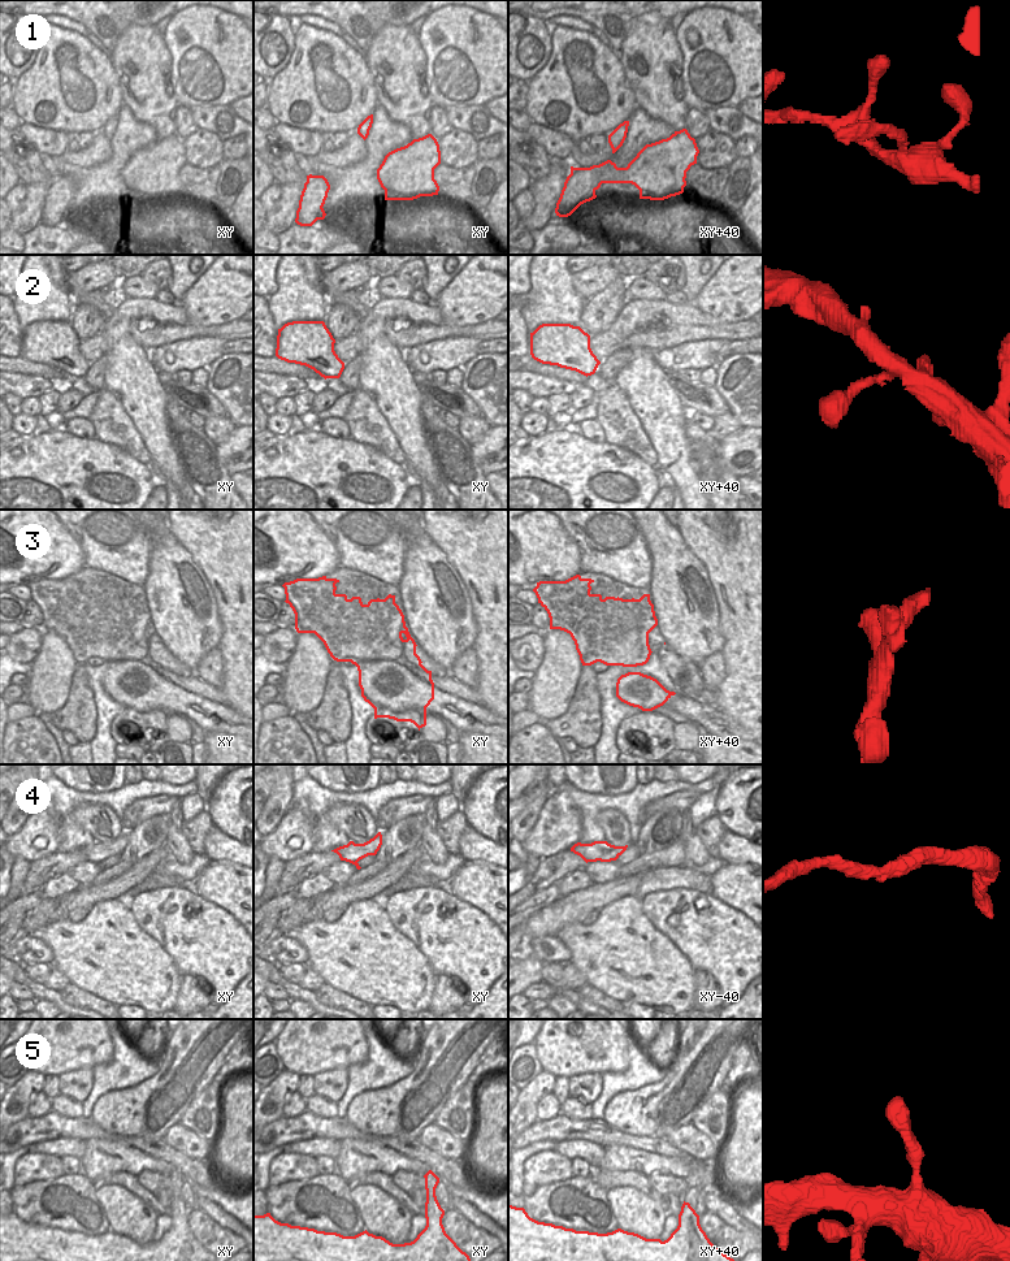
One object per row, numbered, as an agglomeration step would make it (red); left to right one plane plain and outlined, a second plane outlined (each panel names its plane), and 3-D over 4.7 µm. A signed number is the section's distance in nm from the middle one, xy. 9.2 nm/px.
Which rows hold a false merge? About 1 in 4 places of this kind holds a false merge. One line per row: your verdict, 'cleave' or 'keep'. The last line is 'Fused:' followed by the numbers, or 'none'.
1: keep
2: keep
3: keep
4: keep
5: keep
Fused: none

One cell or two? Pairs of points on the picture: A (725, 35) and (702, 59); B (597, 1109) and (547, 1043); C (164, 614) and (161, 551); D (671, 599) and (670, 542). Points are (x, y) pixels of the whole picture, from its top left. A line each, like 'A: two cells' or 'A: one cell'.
A: one cell
B: two cells
C: one cell
D: one cell

